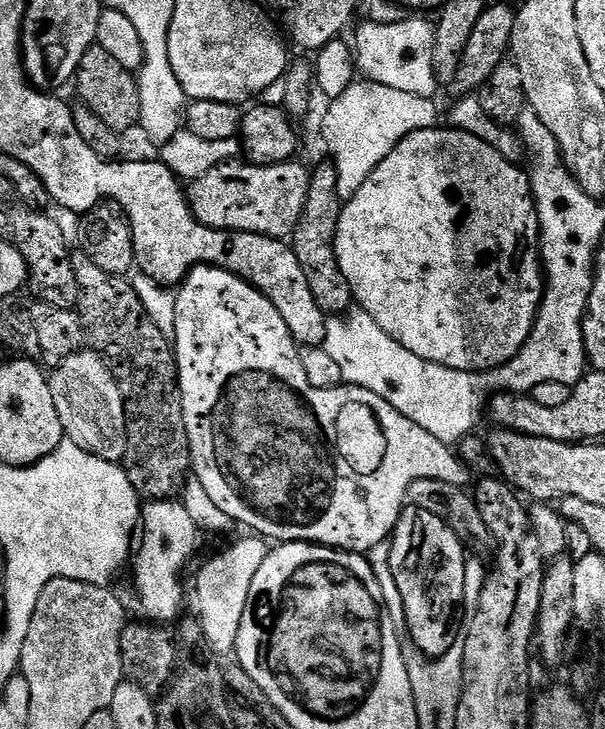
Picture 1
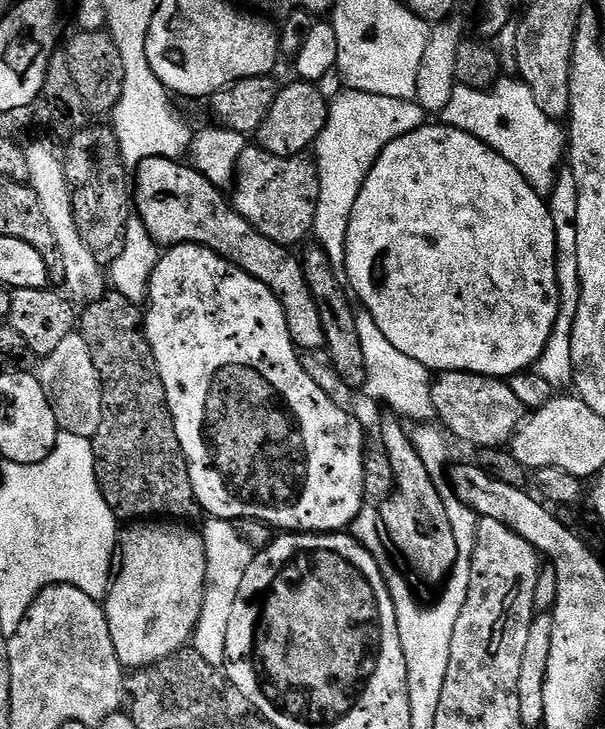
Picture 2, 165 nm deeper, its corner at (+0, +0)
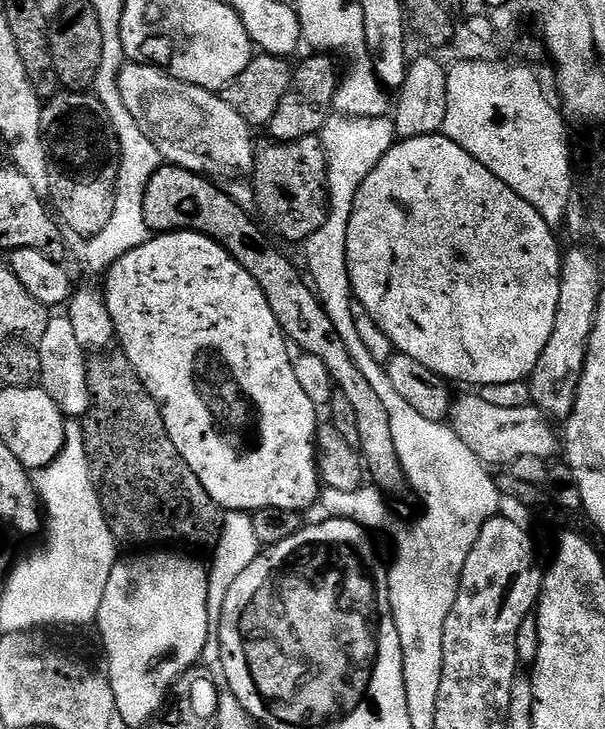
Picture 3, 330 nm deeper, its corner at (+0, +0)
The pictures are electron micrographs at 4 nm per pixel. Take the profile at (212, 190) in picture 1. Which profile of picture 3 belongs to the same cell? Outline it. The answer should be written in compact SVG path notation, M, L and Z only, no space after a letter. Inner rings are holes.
M314 135L301 140L267 143L261 143L256 149L254 187L258 213L261 217L264 216L263 223L265 225L272 224L273 230L282 239L304 242L322 227L329 213L327 158L323 150L323 142L320 141L319 135Z

